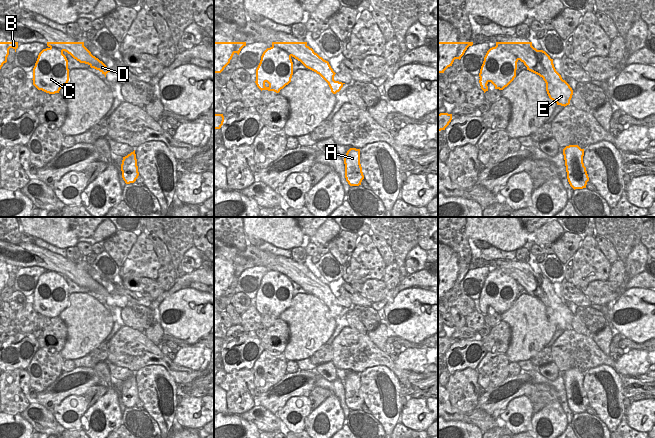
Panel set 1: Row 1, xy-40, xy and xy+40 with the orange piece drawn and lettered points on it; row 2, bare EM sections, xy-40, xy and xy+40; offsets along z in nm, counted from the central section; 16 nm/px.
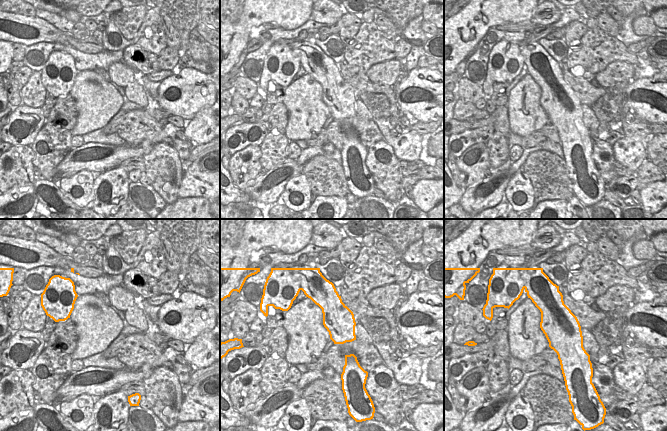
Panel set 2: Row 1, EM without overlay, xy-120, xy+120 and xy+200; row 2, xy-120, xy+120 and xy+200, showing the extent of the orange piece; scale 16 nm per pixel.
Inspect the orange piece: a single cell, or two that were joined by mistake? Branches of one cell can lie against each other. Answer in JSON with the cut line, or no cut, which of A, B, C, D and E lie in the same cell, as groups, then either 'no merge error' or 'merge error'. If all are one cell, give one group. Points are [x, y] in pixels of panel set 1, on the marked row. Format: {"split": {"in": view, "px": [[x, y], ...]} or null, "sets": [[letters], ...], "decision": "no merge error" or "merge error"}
{"split": {"in": "xy+40", "px": [[509, 42], [509, 51], [518, 59]]}, "sets": [["A", "D", "E"], ["B", "C"]], "decision": "merge error"}

